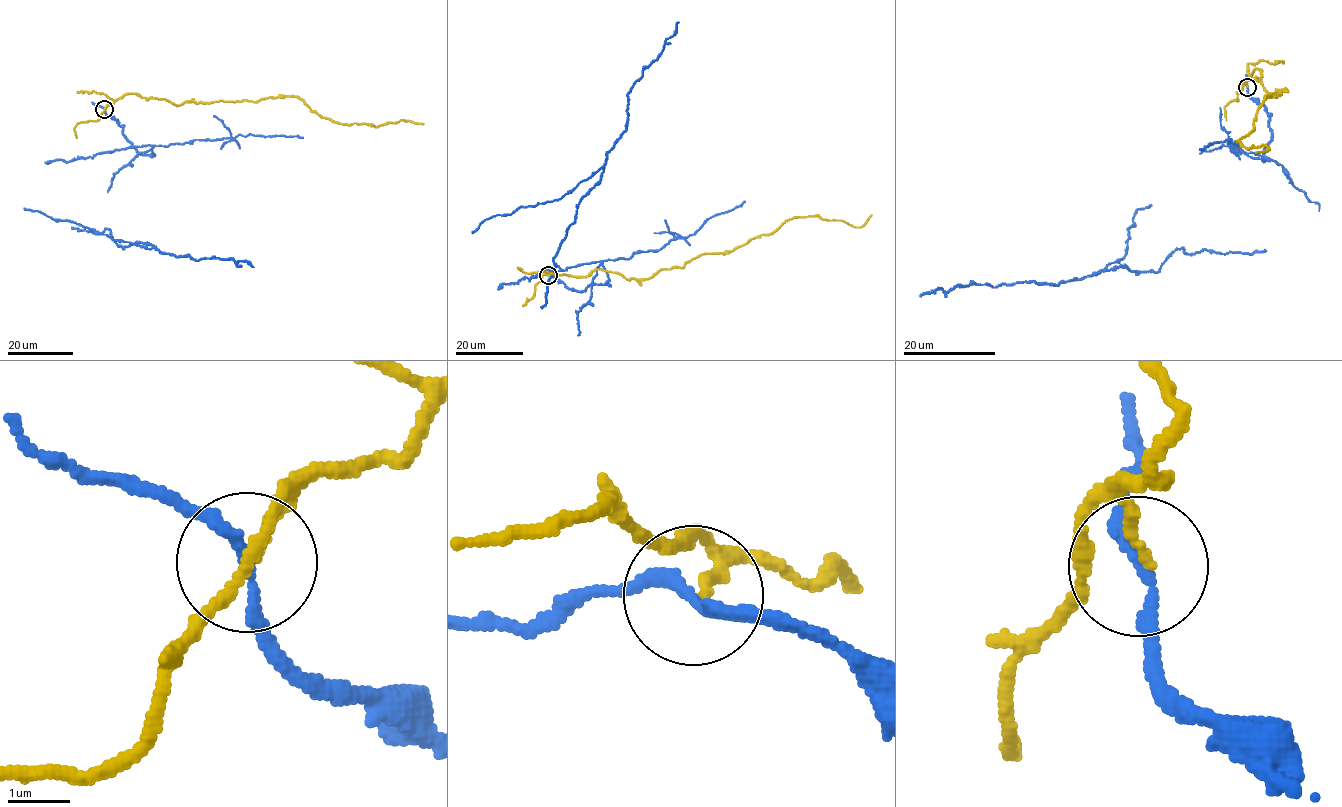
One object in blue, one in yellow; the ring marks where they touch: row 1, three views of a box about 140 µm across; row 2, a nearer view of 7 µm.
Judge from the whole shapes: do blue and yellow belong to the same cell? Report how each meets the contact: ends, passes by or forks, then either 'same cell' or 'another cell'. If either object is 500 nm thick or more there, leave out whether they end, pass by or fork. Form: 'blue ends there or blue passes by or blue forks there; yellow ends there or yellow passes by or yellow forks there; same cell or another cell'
blue passes by; yellow ends there; another cell

